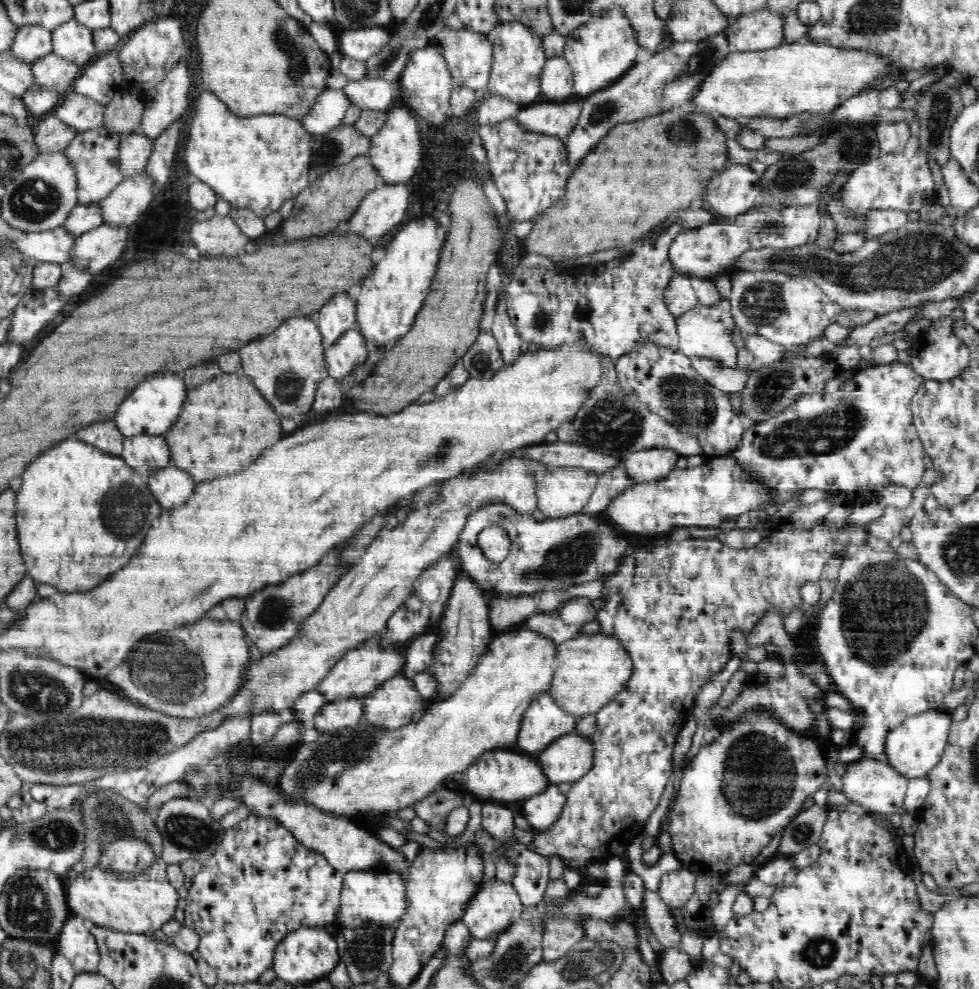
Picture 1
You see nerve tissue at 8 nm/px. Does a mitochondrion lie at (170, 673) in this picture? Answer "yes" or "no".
yes

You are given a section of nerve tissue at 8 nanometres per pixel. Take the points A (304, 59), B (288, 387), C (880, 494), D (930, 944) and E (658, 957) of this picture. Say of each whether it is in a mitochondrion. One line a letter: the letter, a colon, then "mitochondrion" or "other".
A: mitochondrion
B: mitochondrion
C: other
D: other
E: other

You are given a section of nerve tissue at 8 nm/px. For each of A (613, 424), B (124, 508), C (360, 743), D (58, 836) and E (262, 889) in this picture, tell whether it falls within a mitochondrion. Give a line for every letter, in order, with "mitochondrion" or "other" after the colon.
A: mitochondrion
B: mitochondrion
C: mitochondrion
D: mitochondrion
E: other

